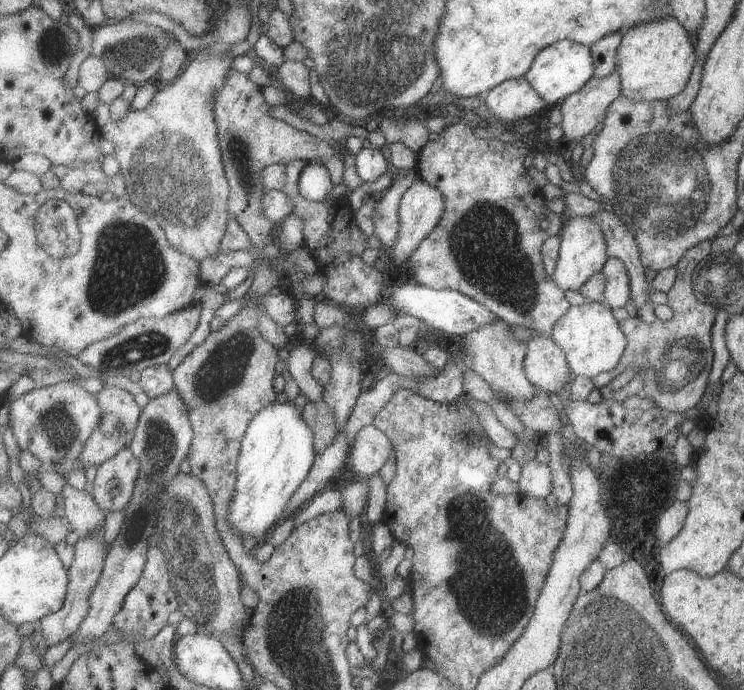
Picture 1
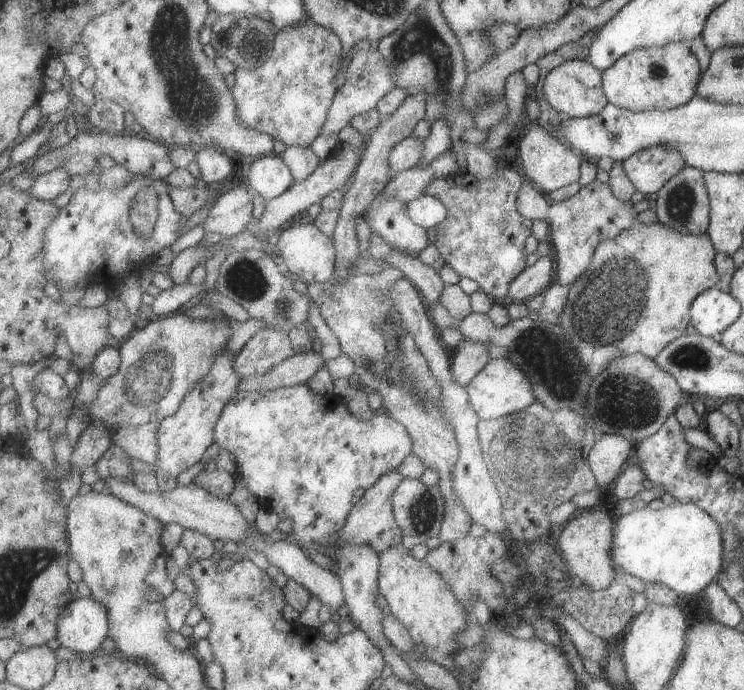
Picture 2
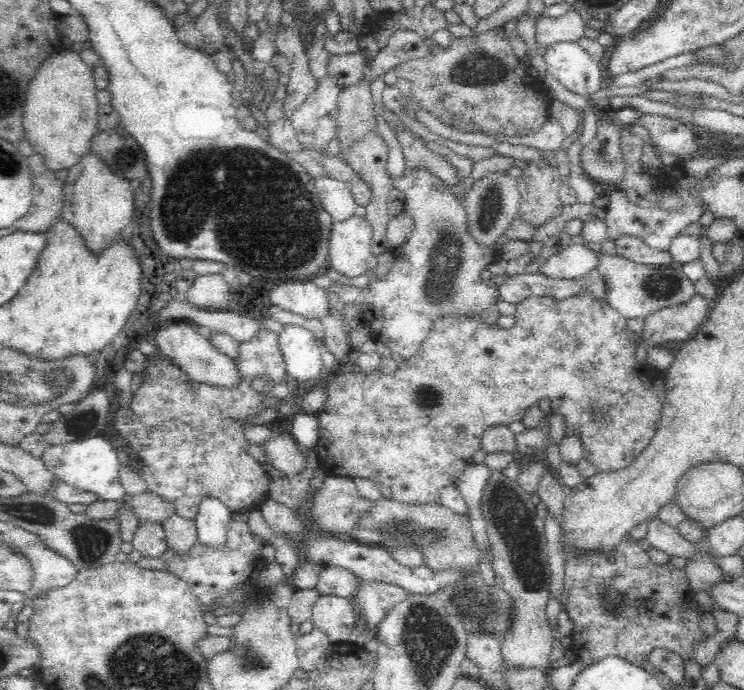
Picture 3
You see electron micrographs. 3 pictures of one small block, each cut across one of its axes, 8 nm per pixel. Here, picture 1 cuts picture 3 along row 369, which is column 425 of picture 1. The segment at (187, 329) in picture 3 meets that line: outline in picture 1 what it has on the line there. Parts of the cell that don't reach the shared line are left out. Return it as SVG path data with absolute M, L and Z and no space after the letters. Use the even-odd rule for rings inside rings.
M415 175L412 179L411 186L405 190L405 194L400 195L400 203L398 208L399 232L397 238L393 242L389 252L389 260L393 260L395 264L407 262L420 242L428 236L430 230L433 230L435 224L443 211L443 198L441 192L429 186L428 182L419 180Z

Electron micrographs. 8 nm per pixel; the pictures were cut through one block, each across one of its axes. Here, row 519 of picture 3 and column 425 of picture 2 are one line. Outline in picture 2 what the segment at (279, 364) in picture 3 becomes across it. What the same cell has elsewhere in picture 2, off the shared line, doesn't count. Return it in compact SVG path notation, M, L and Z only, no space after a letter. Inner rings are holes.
M500 168L493 178L455 173L445 178L433 178L425 188L425 193L437 198L447 210L445 220L433 227L435 248L445 264L460 277L476 282L479 290L493 302L506 301L509 283L526 267L528 254L524 242L531 235L532 221L523 218L516 209L517 193L524 181L519 168Z

